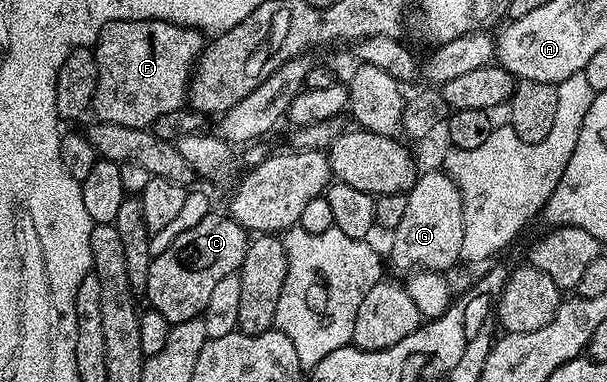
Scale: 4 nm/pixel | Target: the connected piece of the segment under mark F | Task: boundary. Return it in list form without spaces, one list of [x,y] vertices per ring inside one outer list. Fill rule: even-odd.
[[[114,20],[109,22],[94,42],[97,58],[97,90],[91,103],[94,115],[117,126],[150,128],[163,114],[184,107],[193,69],[205,47],[204,33],[196,28],[183,28],[167,20]]]

